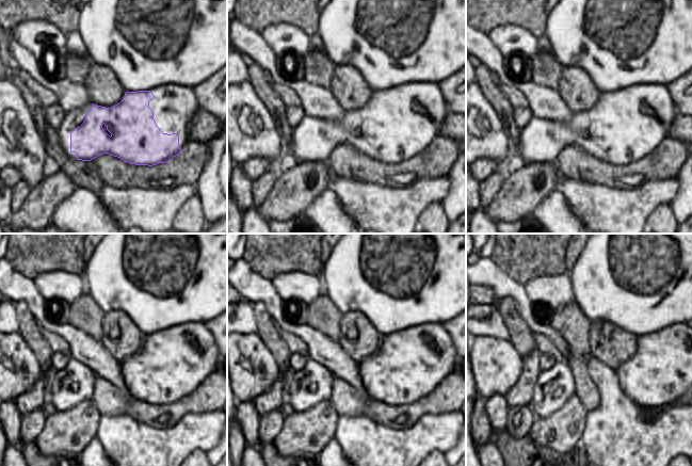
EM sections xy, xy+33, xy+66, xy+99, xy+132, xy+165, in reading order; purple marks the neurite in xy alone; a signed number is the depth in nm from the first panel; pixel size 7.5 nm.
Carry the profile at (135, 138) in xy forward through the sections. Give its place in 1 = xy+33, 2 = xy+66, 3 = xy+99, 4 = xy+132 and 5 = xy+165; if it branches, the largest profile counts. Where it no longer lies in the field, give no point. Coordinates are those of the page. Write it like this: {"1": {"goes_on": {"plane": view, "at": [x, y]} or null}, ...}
{"1": {"goes_on": {"plane": "xy+33", "at": [380, 141]}}, "2": {"goes_on": {"plane": "xy+66", "at": [615, 155]}}, "3": {"goes_on": {"plane": "xy+99", "at": [178, 394]}}, "4": {"goes_on": {"plane": "xy+132", "at": [423, 389]}}, "5": {"goes_on": {"plane": "xy+165", "at": [682, 354]}}}

